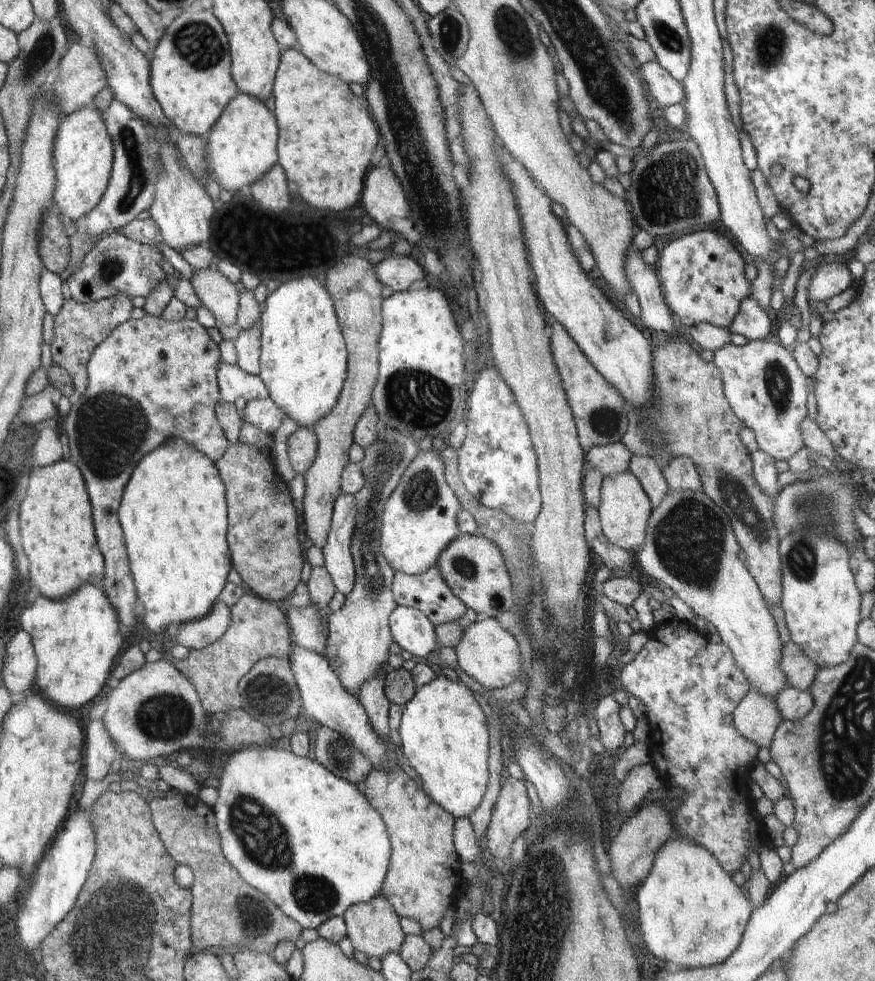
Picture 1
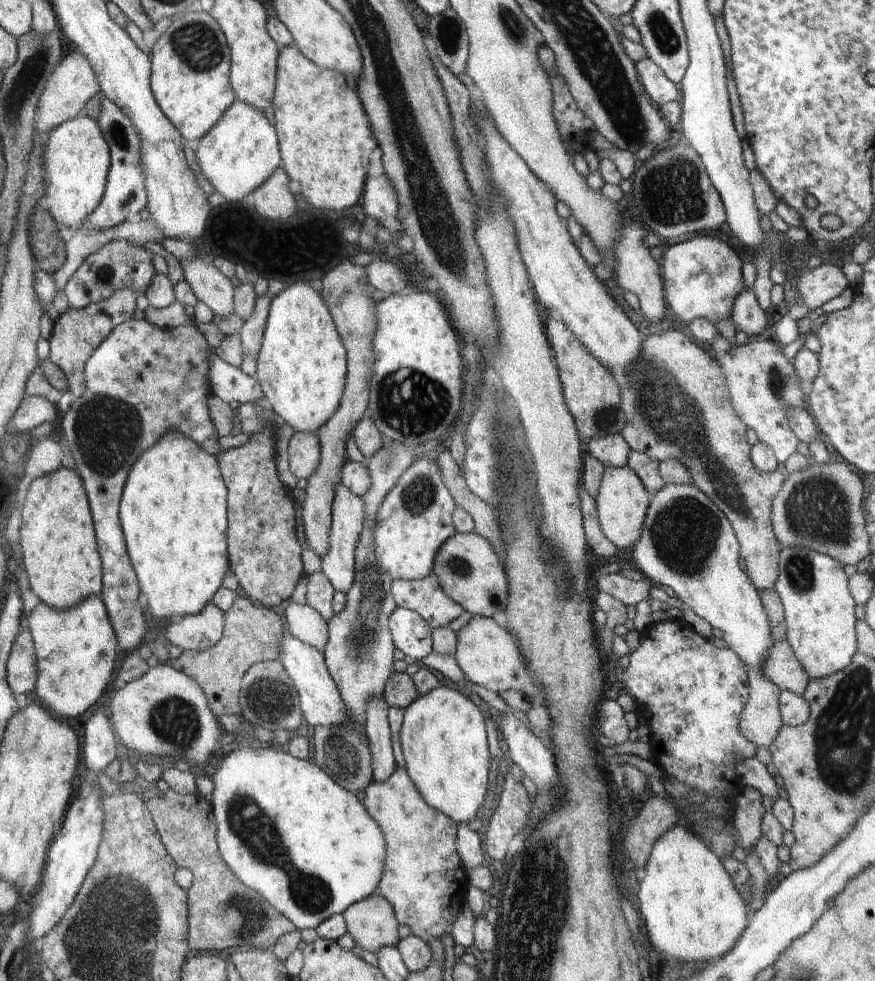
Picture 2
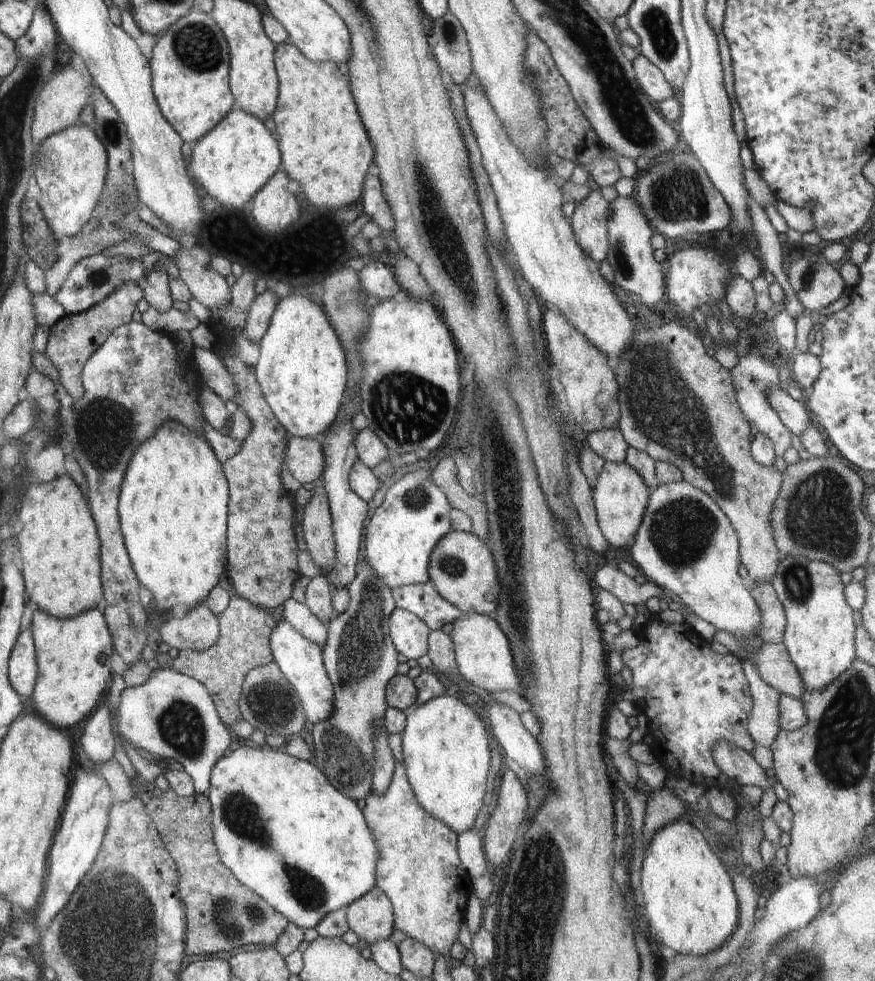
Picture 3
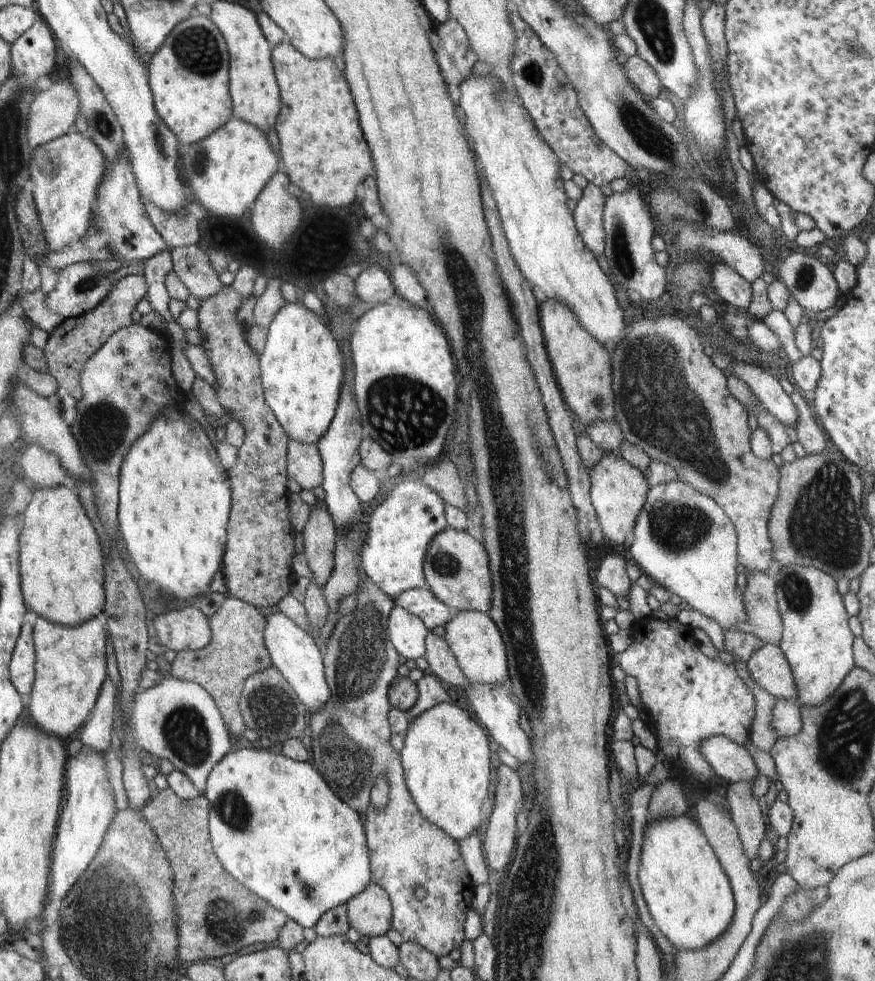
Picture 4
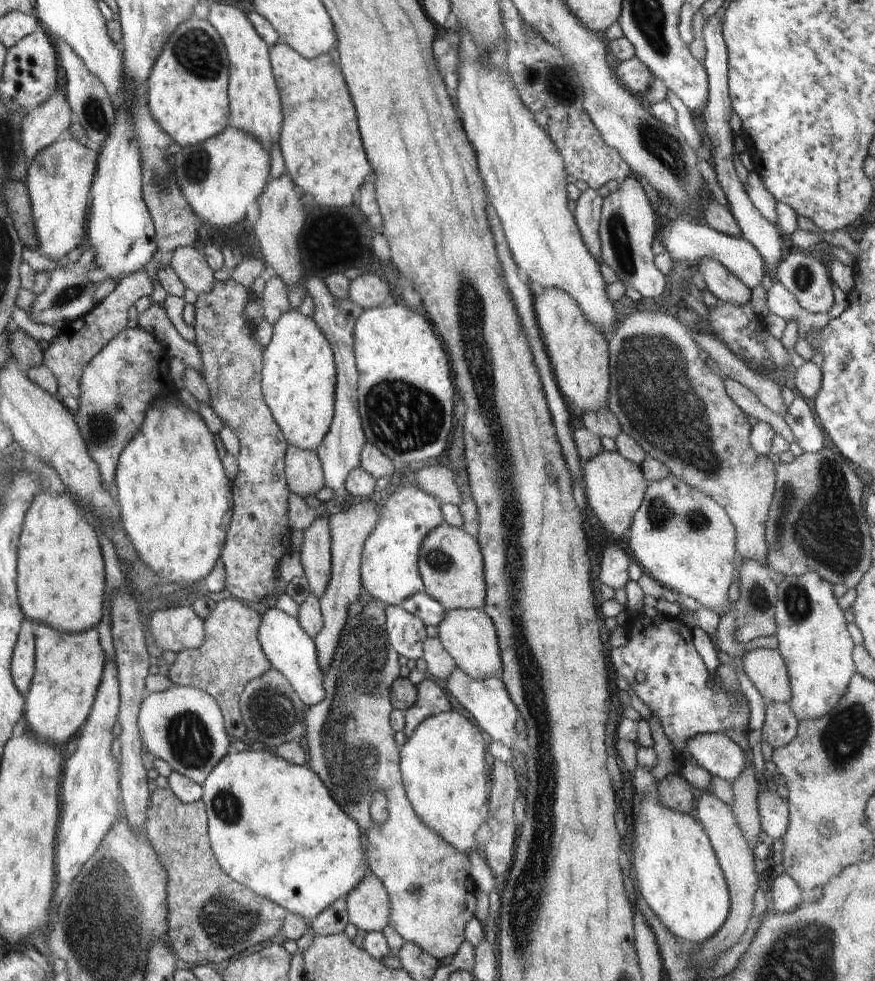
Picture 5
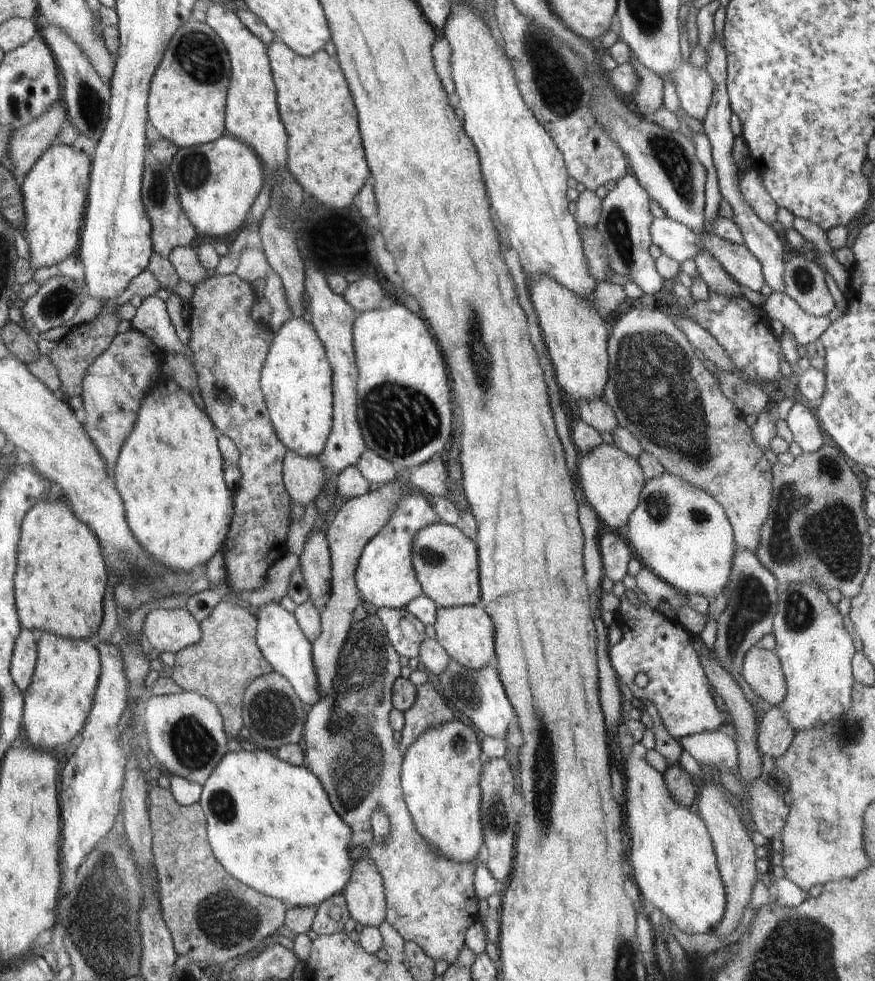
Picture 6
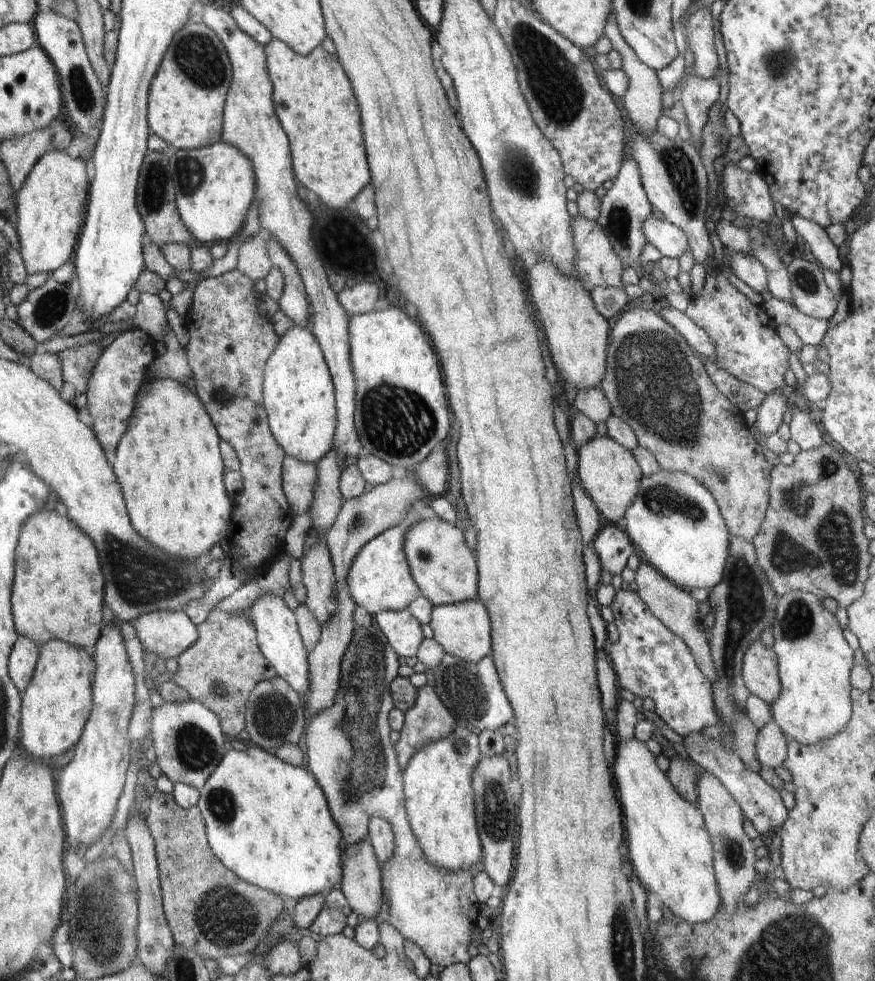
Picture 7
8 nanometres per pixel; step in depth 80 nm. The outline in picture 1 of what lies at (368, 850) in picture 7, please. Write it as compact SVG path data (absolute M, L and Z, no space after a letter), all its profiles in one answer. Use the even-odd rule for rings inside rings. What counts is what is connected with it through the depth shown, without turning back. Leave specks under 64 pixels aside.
M381 894L365 903L356 903L349 906L343 914L347 926L347 937L352 946L362 954L372 958L381 959L386 953L398 953L405 939L405 934L400 926L400 918L395 913L392 905Z

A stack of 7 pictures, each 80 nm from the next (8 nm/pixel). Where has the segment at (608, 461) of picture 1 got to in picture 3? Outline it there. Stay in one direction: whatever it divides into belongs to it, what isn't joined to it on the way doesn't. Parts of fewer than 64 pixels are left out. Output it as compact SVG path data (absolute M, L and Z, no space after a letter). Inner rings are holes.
M619 427L601 428L587 434L586 443L591 449L596 451L605 461L621 463L625 461L625 456L629 444L624 440Z

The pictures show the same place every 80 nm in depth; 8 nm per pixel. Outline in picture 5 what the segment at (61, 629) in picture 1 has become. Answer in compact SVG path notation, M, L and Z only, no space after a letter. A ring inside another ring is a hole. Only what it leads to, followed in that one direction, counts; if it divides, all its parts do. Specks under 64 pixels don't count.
M34 621L32 626L35 640L35 671L30 690L24 695L24 716L36 738L54 742L57 746L64 742L68 744L68 740L84 726L101 683L106 657L98 641L98 627L81 633L65 633L38 621Z

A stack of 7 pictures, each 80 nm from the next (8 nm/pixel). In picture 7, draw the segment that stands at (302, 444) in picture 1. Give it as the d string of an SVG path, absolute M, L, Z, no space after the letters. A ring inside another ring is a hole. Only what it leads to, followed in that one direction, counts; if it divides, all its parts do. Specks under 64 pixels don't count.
M286 455L282 467L282 488L294 515L306 513L314 500L318 480L315 464Z

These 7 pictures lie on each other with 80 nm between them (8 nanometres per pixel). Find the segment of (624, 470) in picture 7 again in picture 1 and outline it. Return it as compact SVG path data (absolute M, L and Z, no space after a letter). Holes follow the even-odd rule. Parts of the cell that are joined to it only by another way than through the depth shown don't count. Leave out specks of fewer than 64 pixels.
M628 470L614 473L601 482L601 499L597 511L604 536L617 547L625 551L635 551L645 541L647 520L652 506L640 481Z

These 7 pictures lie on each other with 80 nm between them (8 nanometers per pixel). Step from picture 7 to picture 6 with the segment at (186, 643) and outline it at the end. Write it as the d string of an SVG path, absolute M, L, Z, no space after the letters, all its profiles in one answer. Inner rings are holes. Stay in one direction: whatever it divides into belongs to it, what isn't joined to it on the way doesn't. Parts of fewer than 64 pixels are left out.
M185 609L151 610L145 617L142 631L148 638L148 649L176 654L201 639L200 623Z

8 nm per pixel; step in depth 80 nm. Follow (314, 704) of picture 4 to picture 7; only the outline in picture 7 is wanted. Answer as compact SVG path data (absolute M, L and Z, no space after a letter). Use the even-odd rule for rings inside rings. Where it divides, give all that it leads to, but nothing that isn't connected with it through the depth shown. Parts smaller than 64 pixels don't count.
M264 594L248 607L248 617L255 626L260 652L274 667L277 676L286 680L298 694L306 696L310 688L309 652L302 642L294 611L284 604L283 598Z

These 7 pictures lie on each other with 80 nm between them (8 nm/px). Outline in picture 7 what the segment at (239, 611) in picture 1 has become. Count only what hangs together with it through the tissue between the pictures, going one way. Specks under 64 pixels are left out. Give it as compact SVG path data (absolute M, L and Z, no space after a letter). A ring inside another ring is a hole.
M214 608L197 630L198 640L179 654L178 669L171 681L212 710L220 720L222 732L238 743L238 736L245 729L245 704L250 690L260 680L276 677L277 672L260 652L255 626L243 613L226 614Z

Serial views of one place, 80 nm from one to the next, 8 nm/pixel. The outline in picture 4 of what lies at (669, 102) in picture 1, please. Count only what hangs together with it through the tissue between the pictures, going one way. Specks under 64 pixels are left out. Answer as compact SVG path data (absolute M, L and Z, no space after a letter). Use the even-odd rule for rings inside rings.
M637 54L631 56L623 64L623 71L626 73L626 78L647 99L660 97L660 93L664 89L663 84L652 67L643 58L640 58Z

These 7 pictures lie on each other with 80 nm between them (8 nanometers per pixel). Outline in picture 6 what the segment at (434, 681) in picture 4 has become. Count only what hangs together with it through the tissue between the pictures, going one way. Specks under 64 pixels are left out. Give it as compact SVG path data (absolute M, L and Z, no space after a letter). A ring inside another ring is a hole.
M425 683L417 688L417 699L414 706L404 713L405 725L401 730L401 742L398 744L402 754L414 744L415 740L430 727L439 727L454 719L452 710L431 683Z

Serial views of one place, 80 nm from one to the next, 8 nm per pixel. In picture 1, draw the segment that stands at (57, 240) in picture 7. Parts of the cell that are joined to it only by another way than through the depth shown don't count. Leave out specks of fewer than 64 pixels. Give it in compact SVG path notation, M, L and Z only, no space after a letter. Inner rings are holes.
M84 107L62 118L54 135L52 156L55 170L54 211L60 217L70 218L70 222L82 223L86 214L98 206L113 165L113 144L101 112Z

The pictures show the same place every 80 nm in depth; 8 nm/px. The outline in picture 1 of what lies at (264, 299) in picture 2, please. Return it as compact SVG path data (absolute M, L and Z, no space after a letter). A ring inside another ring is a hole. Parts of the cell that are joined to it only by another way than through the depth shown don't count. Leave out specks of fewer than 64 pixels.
M261 316L249 329L242 330L234 340L237 365L247 374L258 375L261 355Z

